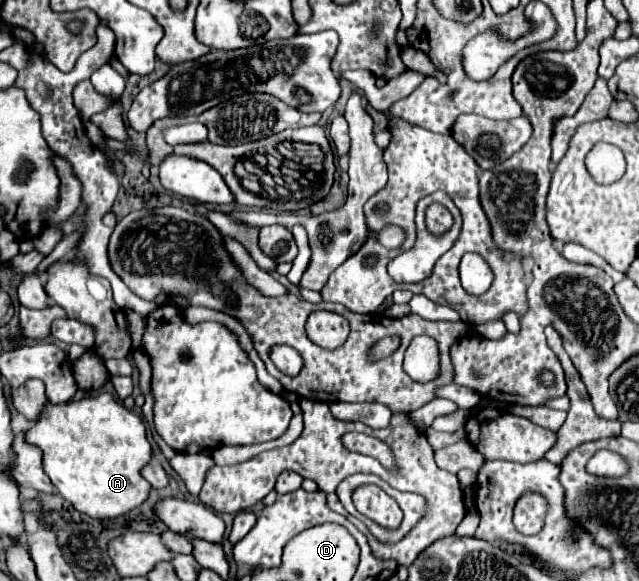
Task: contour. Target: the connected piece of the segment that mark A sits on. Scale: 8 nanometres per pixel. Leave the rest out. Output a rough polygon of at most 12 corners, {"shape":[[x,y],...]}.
{"shape":[[112,394],[46,404],[26,430],[78,512],[142,504],[152,446]]}

